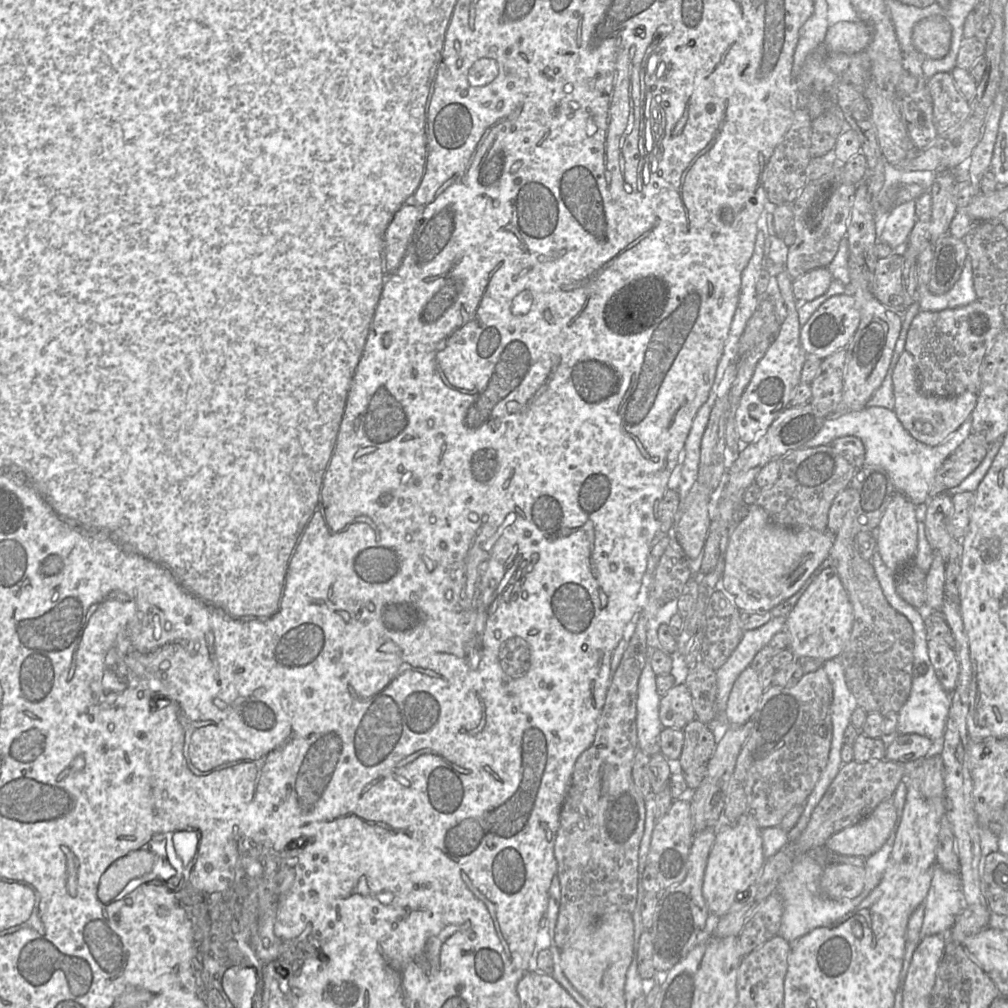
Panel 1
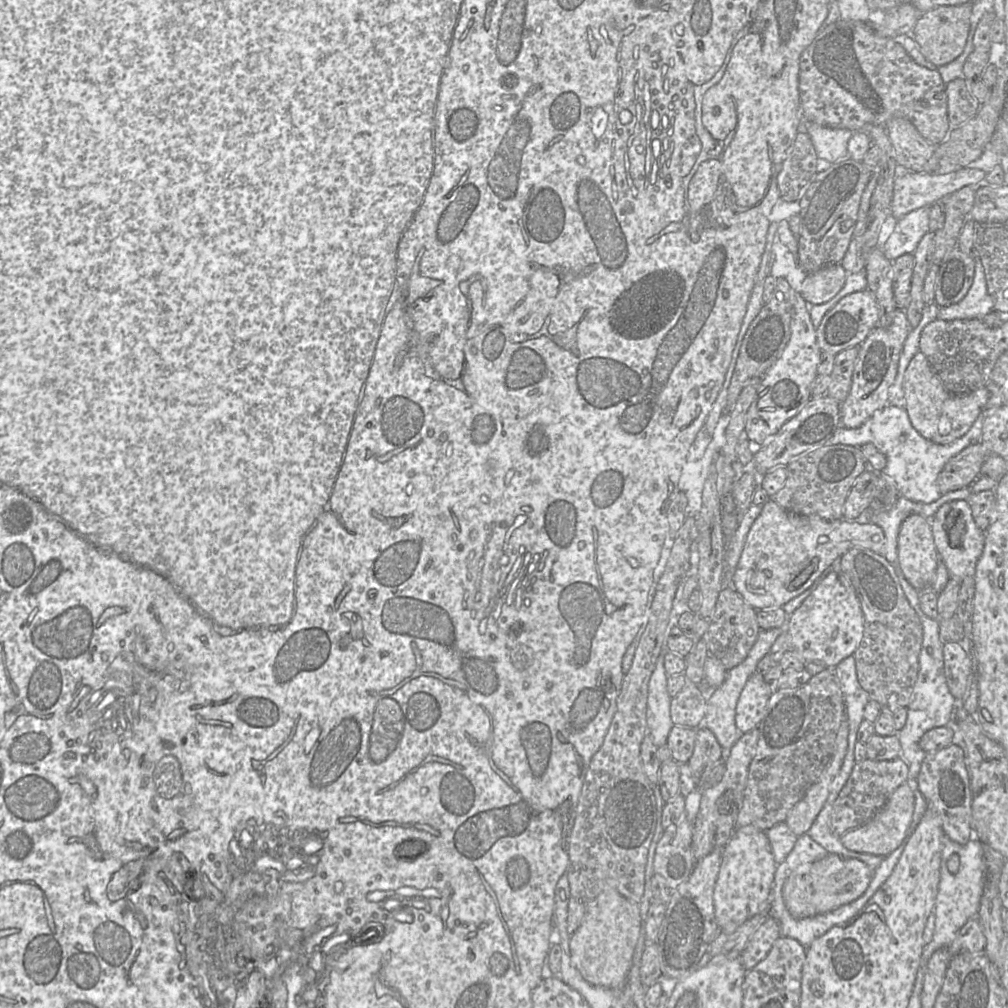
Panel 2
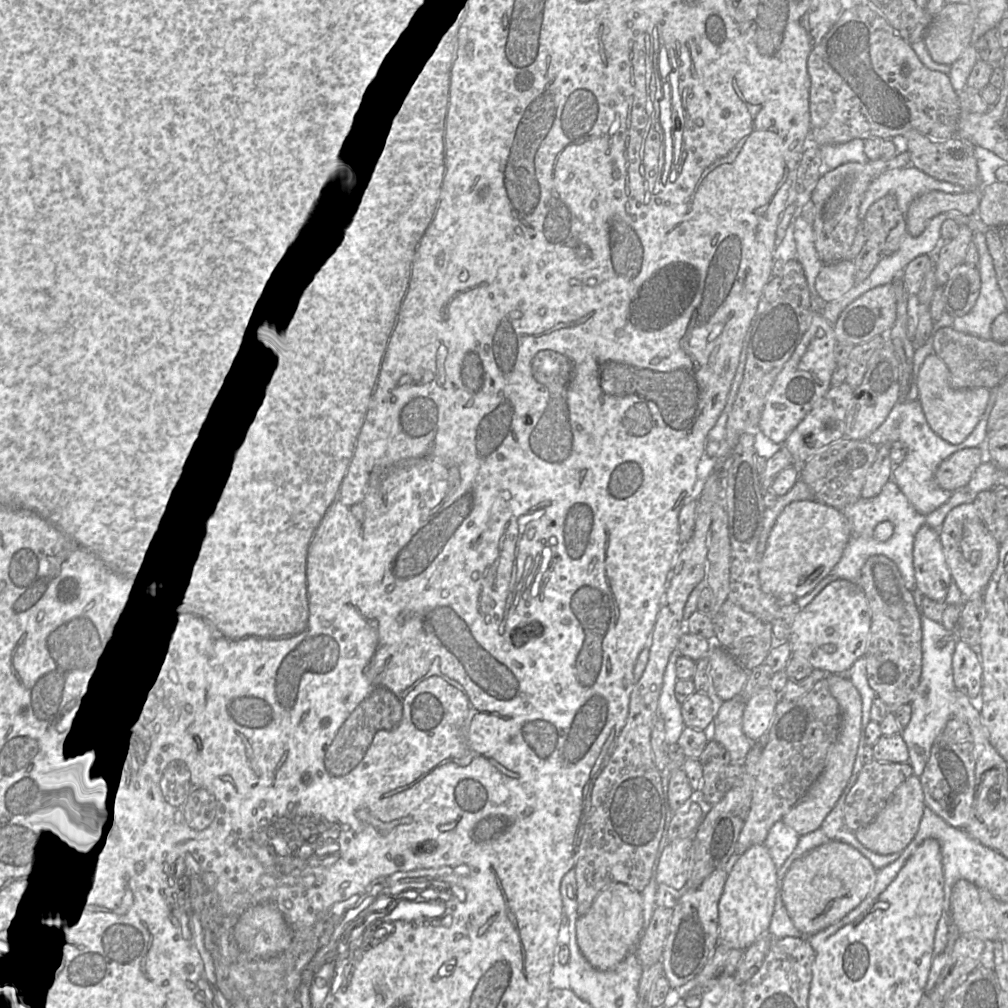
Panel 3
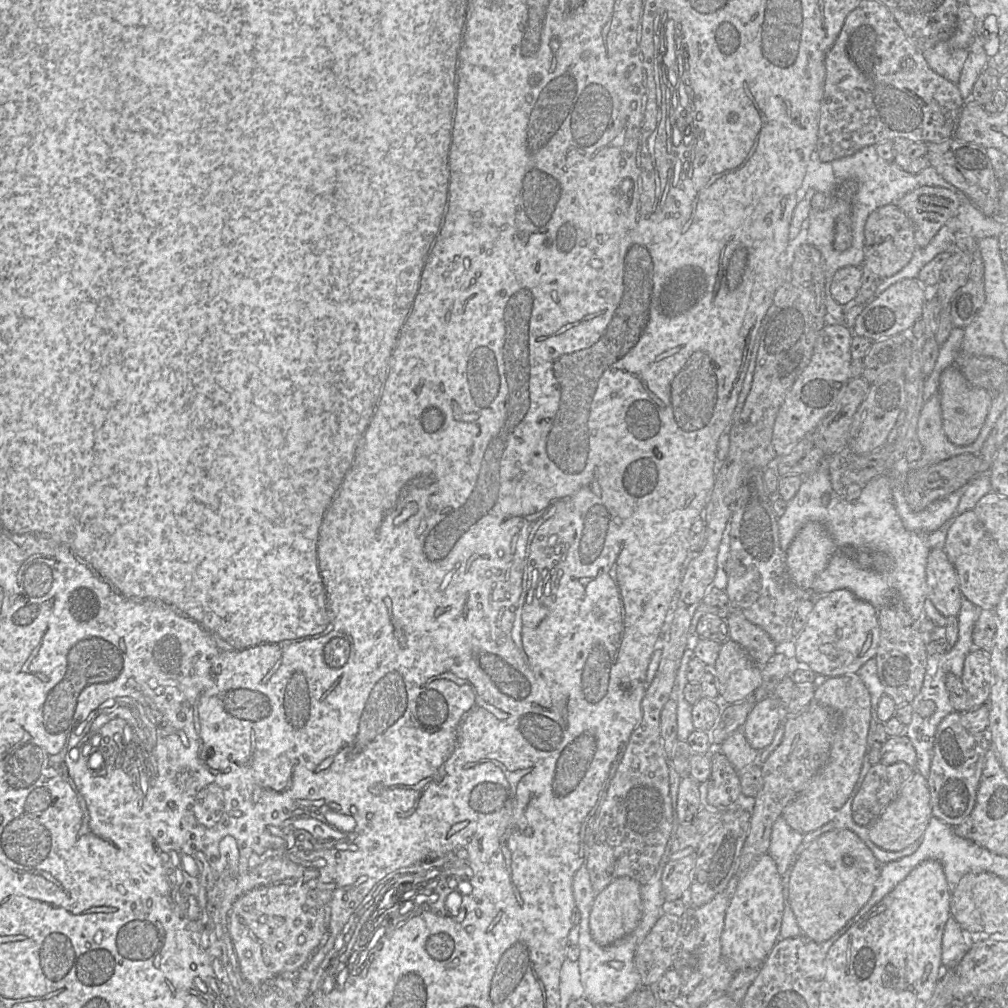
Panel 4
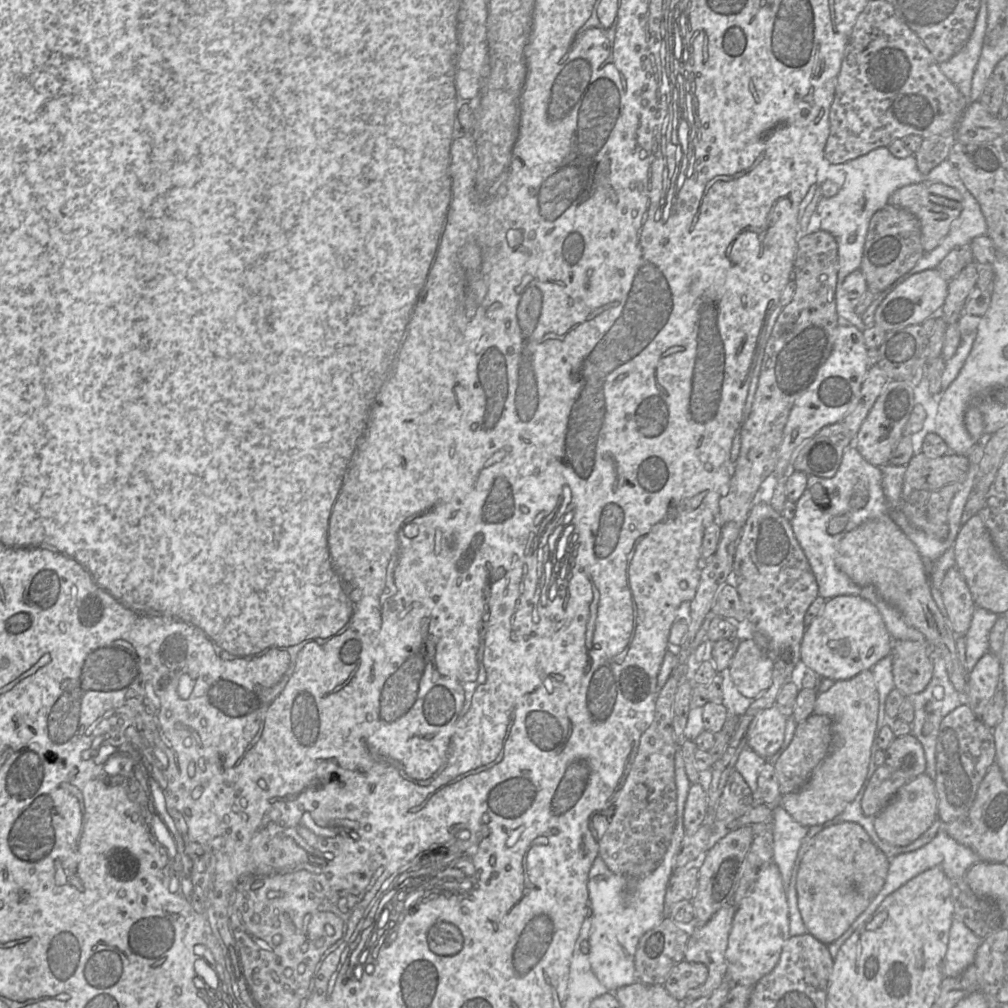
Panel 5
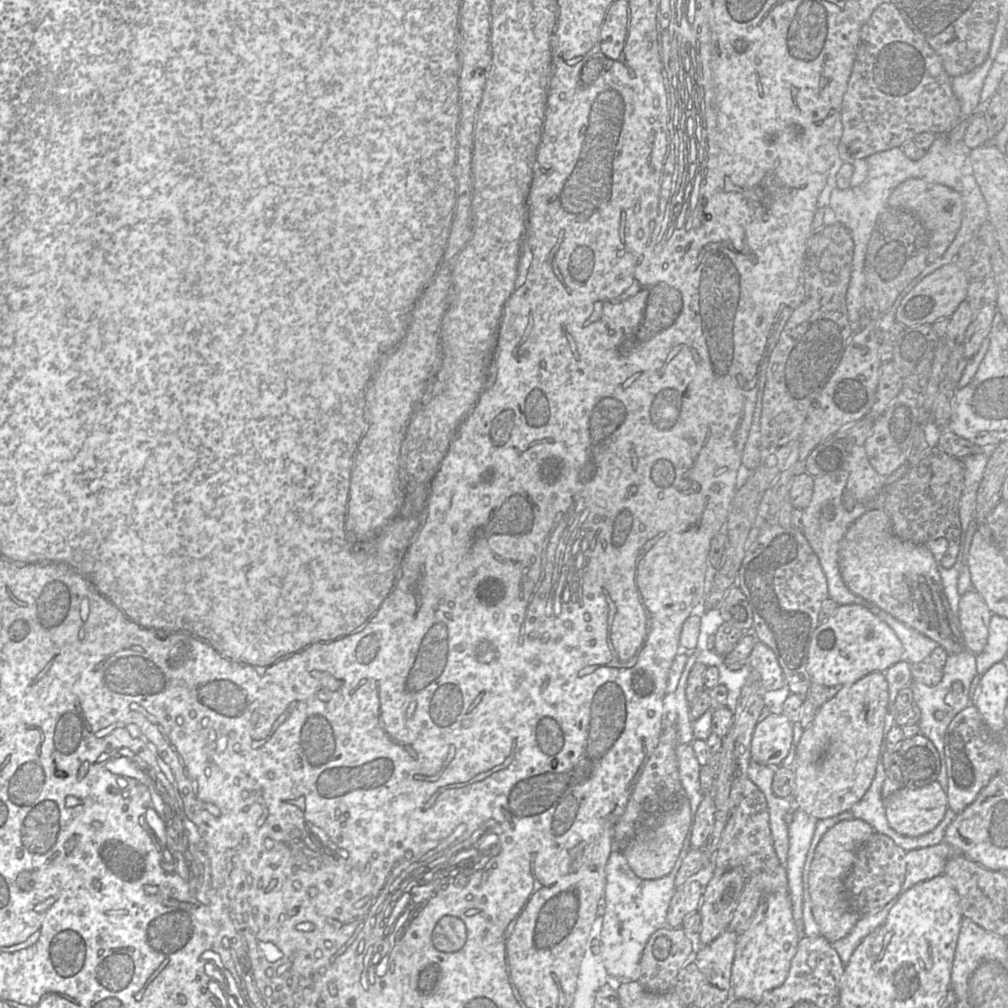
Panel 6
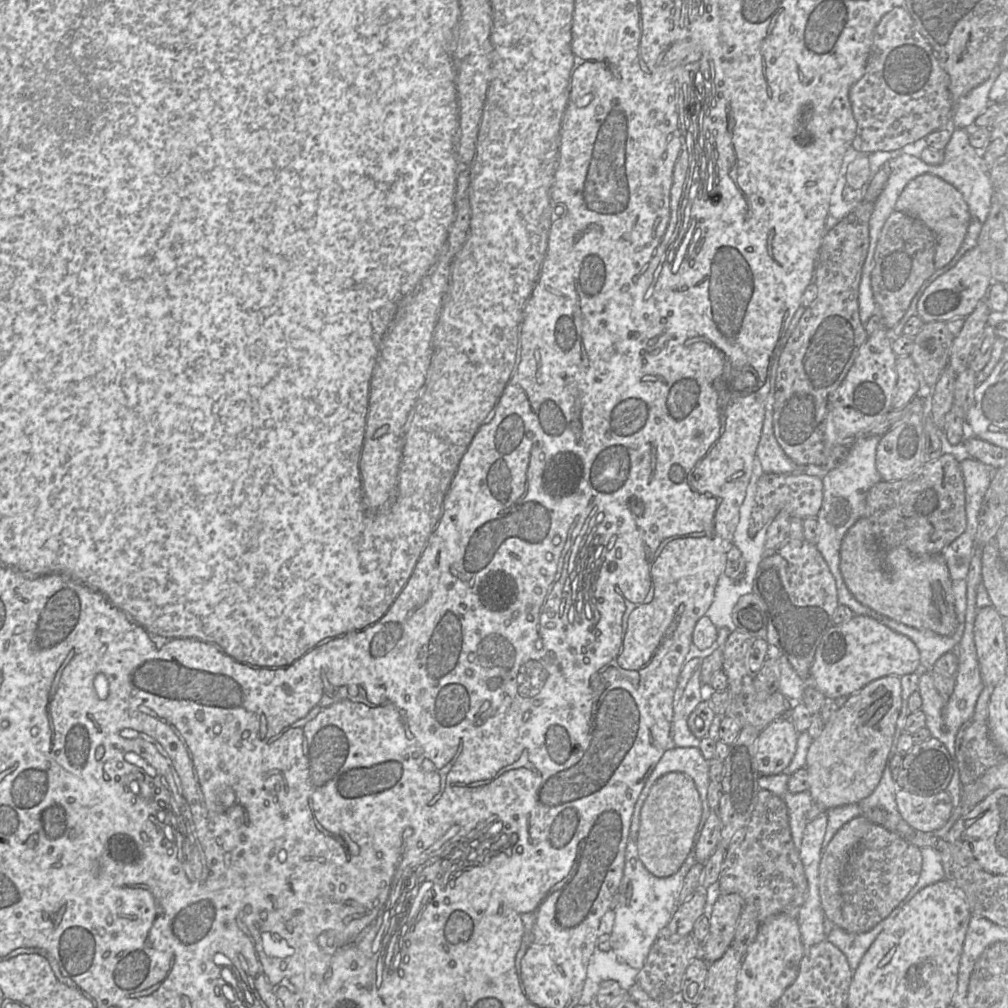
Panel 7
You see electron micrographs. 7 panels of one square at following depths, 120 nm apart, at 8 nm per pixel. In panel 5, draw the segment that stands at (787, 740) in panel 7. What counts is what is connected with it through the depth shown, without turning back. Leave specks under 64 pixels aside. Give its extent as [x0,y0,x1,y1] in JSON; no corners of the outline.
[747,705,788,759]

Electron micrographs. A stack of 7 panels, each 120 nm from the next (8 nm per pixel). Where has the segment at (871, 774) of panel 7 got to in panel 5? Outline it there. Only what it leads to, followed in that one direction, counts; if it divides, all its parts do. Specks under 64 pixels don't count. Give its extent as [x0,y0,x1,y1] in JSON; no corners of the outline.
[780,669,879,828]

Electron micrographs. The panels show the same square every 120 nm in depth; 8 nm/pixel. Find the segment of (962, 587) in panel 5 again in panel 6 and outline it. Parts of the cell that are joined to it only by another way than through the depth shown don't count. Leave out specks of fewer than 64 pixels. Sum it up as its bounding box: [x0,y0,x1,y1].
[958,589,992,655]

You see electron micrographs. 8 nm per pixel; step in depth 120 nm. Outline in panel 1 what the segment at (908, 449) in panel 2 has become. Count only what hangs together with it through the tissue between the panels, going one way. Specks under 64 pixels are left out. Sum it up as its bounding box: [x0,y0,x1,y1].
[803,407,973,505]

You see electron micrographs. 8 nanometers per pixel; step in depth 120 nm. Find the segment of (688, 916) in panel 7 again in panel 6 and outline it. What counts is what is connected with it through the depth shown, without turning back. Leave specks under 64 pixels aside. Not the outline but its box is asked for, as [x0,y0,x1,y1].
[667,877,703,927]

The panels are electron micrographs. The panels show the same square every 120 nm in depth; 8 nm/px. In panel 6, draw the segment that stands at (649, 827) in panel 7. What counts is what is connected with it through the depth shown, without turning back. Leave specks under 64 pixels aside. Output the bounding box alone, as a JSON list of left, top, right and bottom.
[623,799,693,879]

